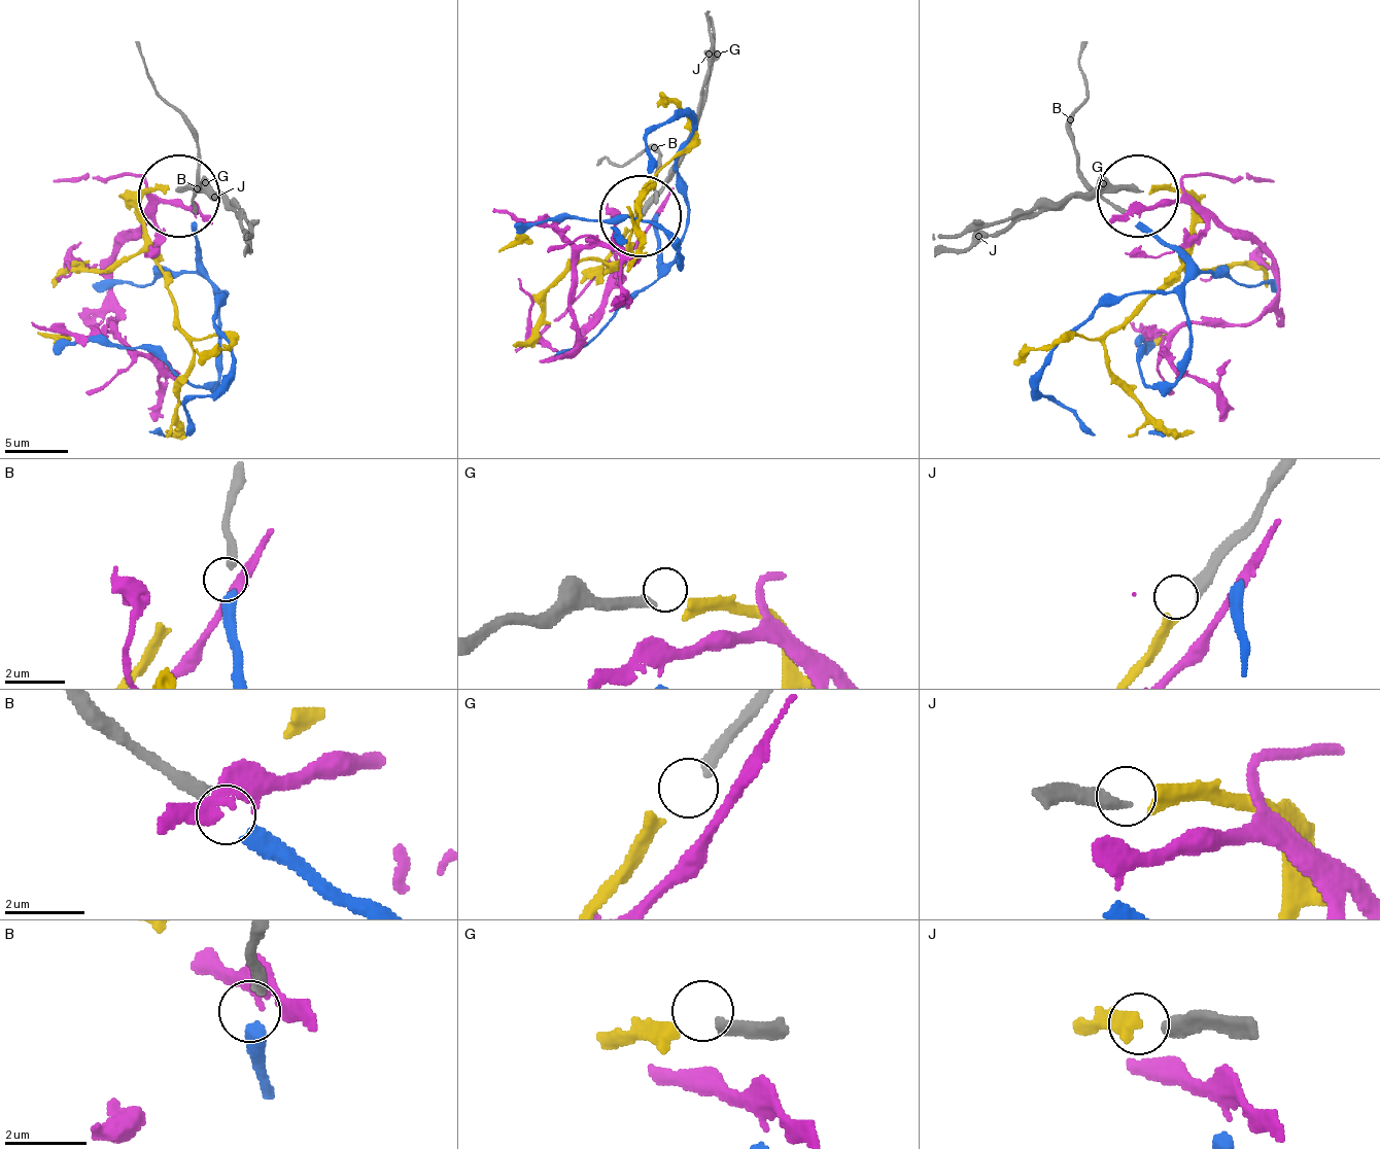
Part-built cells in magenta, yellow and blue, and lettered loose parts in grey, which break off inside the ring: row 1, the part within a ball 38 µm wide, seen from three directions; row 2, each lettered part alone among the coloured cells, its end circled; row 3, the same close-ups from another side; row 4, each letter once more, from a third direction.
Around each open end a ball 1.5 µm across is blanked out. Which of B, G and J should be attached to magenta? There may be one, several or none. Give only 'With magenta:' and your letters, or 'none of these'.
With magenta: none of these

